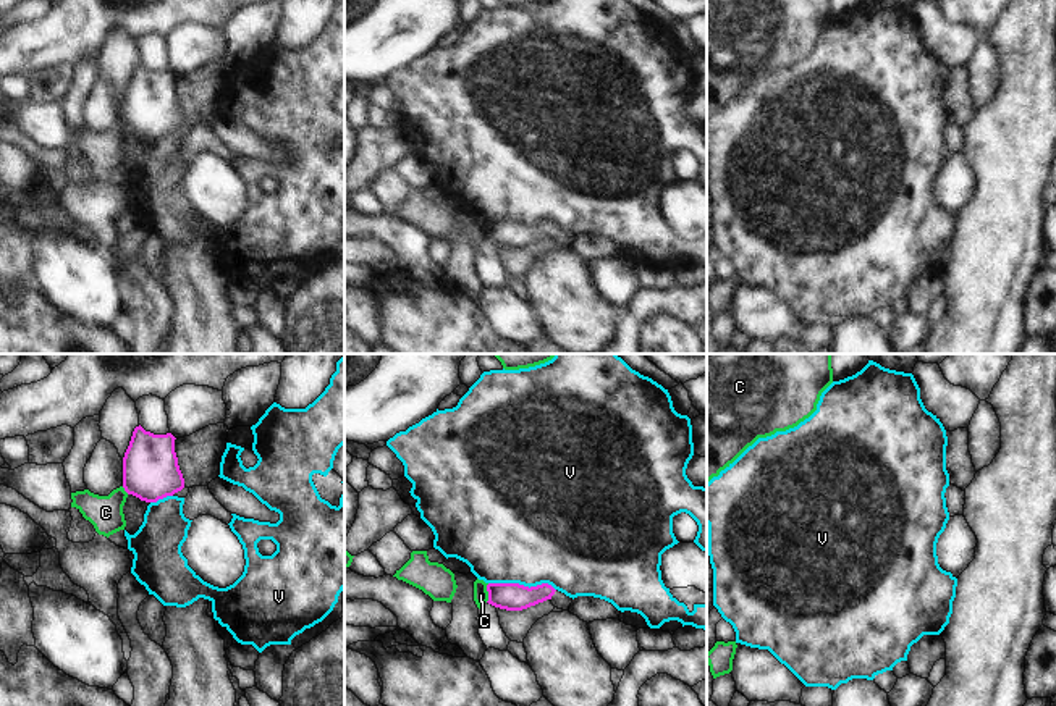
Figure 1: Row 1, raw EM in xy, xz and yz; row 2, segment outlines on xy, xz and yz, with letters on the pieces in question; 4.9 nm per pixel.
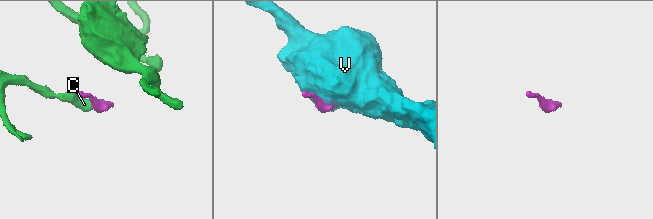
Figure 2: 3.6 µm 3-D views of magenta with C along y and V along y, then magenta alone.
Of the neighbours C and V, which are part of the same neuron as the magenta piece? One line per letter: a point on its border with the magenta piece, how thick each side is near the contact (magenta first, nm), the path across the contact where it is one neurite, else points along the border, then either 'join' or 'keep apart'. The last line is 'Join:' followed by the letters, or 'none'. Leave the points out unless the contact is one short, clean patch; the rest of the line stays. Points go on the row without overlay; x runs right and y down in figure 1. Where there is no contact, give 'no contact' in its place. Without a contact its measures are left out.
C: meets magenta in xz at (489, 231); 140 nm thick on the magenta side, 80 nm on the other; border along xz (489, 222), (485, 239); keep apart
V: meets magenta in xz at (523, 223); 140 nm thick on the magenta side, 480 nm on the other; keep apart
Join: none

